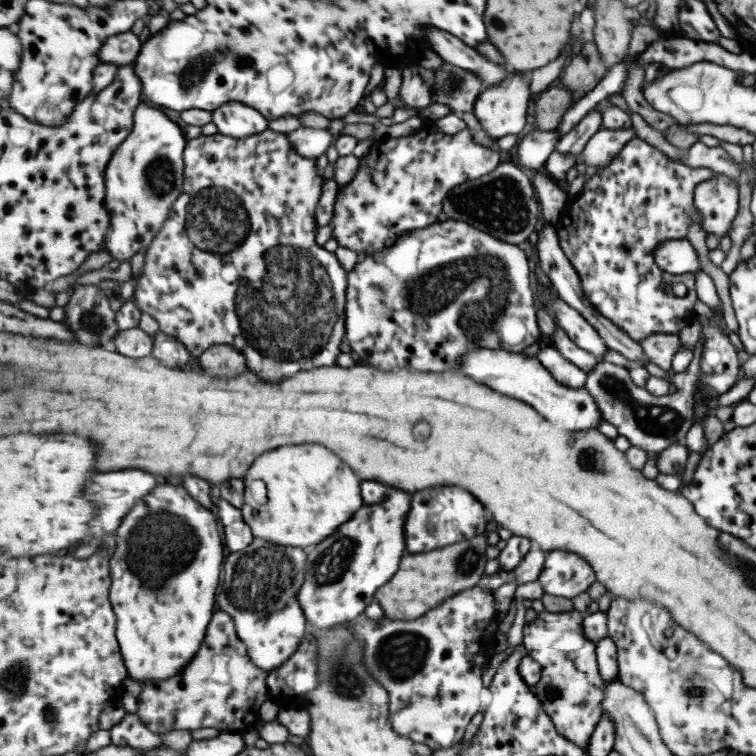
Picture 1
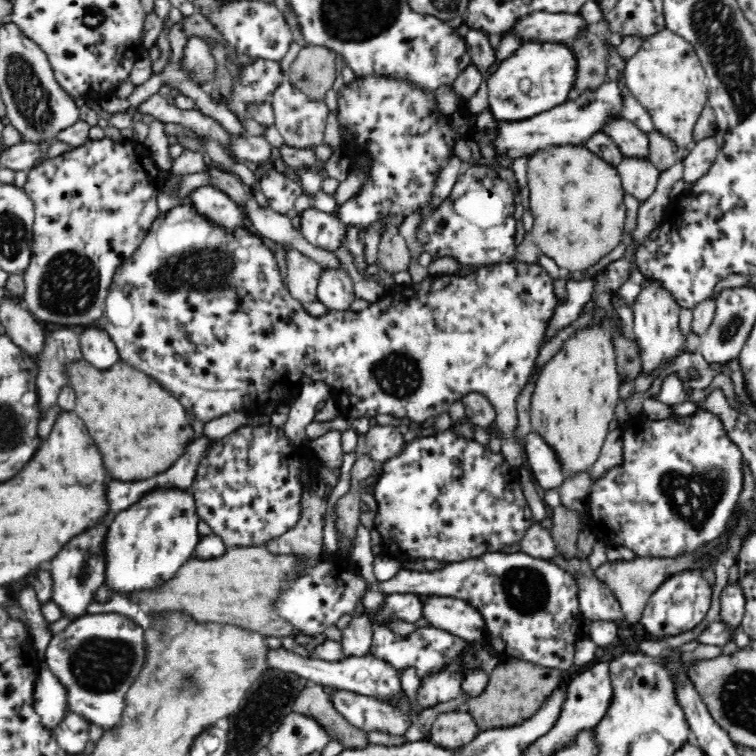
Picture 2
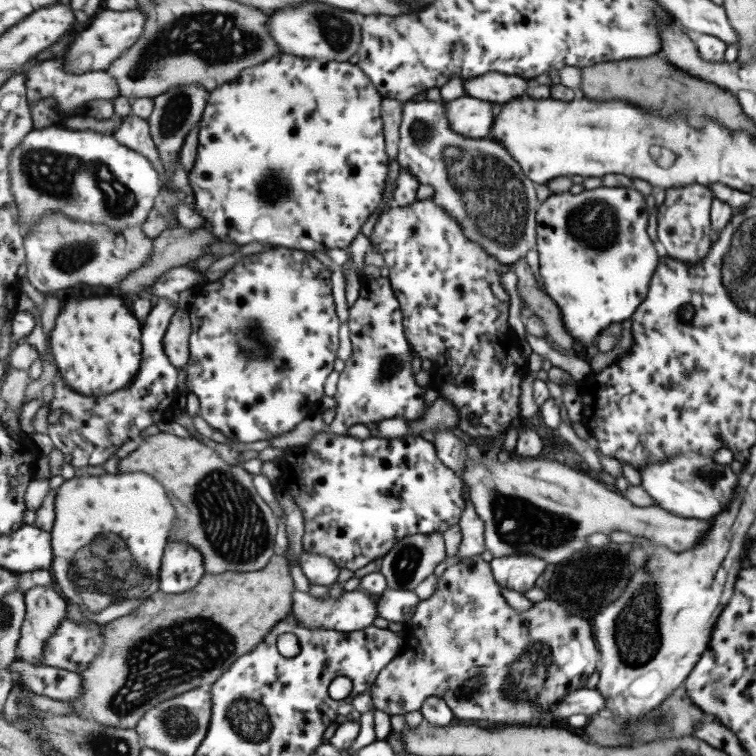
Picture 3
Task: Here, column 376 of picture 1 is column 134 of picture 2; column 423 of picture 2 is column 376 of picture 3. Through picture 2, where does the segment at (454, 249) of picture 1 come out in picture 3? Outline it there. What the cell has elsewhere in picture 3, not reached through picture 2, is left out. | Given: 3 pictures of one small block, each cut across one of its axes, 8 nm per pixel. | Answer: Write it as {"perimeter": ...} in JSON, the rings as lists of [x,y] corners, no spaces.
{"perimeter":[[[363,276],[360,283],[358,299],[349,309],[348,326],[352,355],[345,361],[346,367],[340,372],[337,394],[334,396],[337,402],[336,416],[332,423],[327,426],[327,429],[337,436],[349,434],[349,428],[355,424],[377,425],[379,421],[397,417],[409,421],[421,419],[421,416],[425,416],[425,412],[429,408],[429,405],[425,404],[426,387],[421,387],[417,383],[417,374],[413,369],[412,343],[409,342],[407,331],[404,329],[404,313],[390,278],[373,279]]]}

